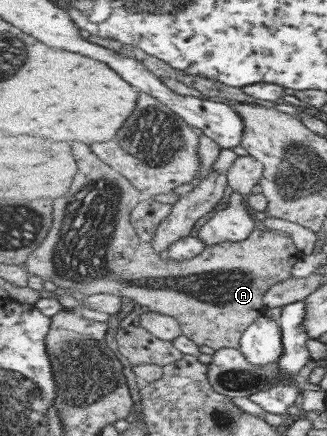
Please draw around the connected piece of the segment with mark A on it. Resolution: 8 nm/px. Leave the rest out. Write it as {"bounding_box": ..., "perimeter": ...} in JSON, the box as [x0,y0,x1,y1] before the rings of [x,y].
{"bounding_box":[24,142,303,351],"perimeter":[[[75,142],[75,146],[73,146],[73,148],[75,148],[75,158],[79,160],[79,176],[77,176],[77,180],[81,180],[83,184],[81,184],[81,182],[79,182],[79,186],[75,186],[75,184],[73,184],[73,188],[71,188],[69,196],[63,196],[63,198],[61,198],[61,204],[65,206],[65,210],[61,210],[61,206],[59,206],[59,204],[55,206],[55,224],[53,224],[53,230],[51,230],[51,234],[49,234],[47,242],[45,242],[41,248],[37,248],[35,252],[32,252],[29,255],[29,258],[24,265],[26,269],[32,275],[39,276],[44,281],[54,283],[59,289],[64,289],[66,293],[71,293],[74,296],[93,296],[94,294],[114,292],[120,297],[131,299],[143,309],[173,316],[173,318],[178,319],[181,323],[183,335],[189,339],[193,339],[193,341],[198,345],[204,344],[216,351],[224,348],[239,349],[243,333],[259,317],[263,316],[265,314],[265,310],[267,310],[265,303],[265,295],[267,294],[267,291],[269,291],[269,289],[271,289],[275,284],[282,283],[285,280],[293,278],[291,276],[291,270],[293,270],[292,266],[297,262],[297,260],[301,260],[301,257],[303,256],[303,252],[298,245],[295,244],[294,240],[288,234],[283,234],[282,232],[262,227],[262,229],[255,229],[254,233],[243,241],[229,241],[221,244],[206,245],[206,249],[199,256],[185,261],[161,258],[161,254],[157,253],[157,249],[153,247],[152,243],[147,243],[137,236],[137,230],[135,230],[135,226],[131,224],[131,210],[141,202],[144,198],[144,194],[135,187],[127,177],[123,176],[123,173],[119,173],[119,171],[111,167],[111,165],[105,164],[105,162],[103,162],[103,160],[101,160],[93,150],[91,150],[91,146],[89,146],[89,144],[85,144],[85,142]]]}

